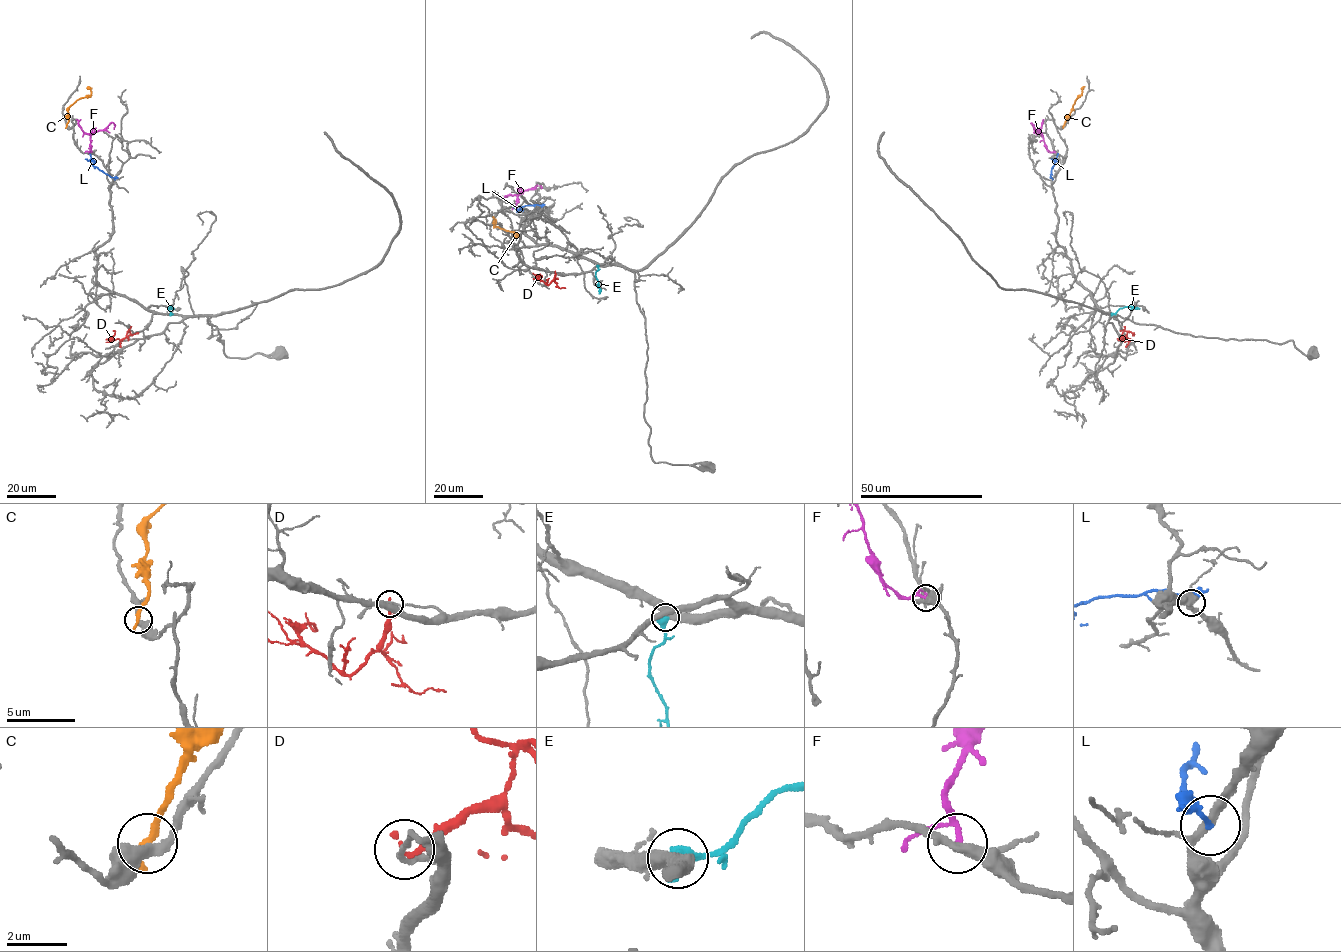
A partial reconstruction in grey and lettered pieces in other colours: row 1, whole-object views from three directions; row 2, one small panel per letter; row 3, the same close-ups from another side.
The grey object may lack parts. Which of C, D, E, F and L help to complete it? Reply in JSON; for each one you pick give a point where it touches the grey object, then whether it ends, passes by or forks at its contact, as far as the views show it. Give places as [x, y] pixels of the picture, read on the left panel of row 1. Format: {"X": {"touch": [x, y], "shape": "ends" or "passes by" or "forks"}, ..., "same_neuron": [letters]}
{"same_neuron": []}

